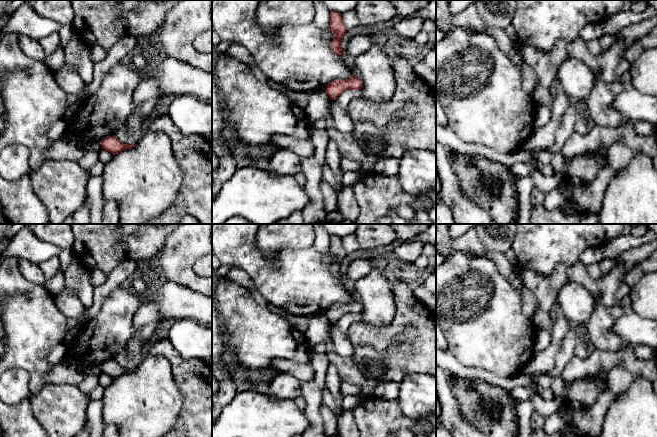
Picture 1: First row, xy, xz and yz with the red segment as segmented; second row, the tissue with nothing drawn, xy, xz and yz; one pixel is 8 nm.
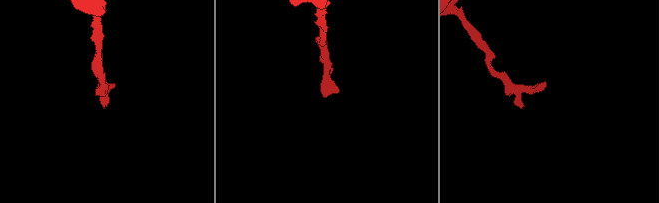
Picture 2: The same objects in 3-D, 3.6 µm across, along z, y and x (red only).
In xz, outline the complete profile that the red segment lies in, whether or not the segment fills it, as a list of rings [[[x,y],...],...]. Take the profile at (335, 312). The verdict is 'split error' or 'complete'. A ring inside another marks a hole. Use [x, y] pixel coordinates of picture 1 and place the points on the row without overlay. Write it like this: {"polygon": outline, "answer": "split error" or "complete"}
{"polygon": [[[354,299],[345,304],[334,304],[330,306],[326,310],[325,315],[331,324],[335,324],[345,314],[361,312],[362,312],[361,303],[357,299]]], "answer": "complete"}

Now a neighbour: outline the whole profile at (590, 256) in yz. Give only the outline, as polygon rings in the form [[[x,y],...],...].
[[[601,247],[588,248],[578,258],[578,261],[586,266],[599,263],[603,259]]]

